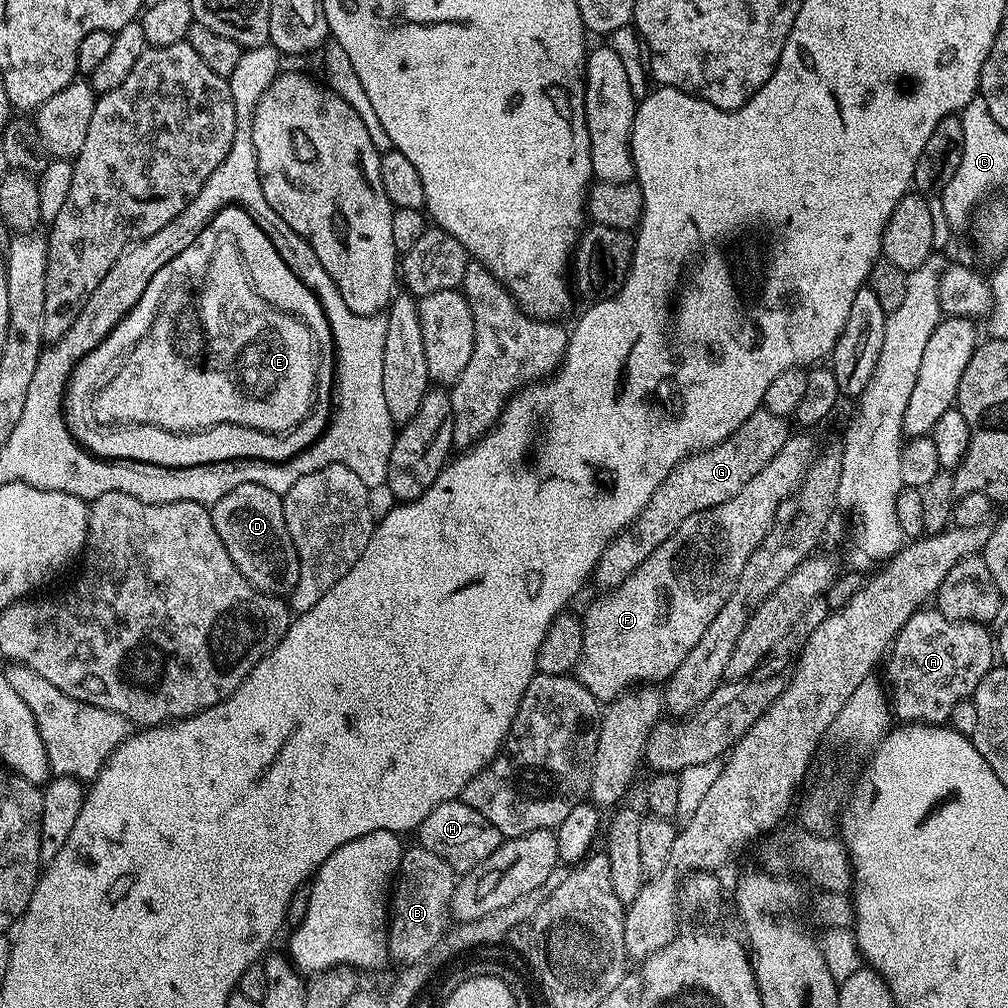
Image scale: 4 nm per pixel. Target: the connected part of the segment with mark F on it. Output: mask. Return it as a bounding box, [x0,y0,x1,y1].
[574,435,818,702]

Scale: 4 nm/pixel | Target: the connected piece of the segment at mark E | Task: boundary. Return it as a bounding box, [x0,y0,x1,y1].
[64,206,322,468]

